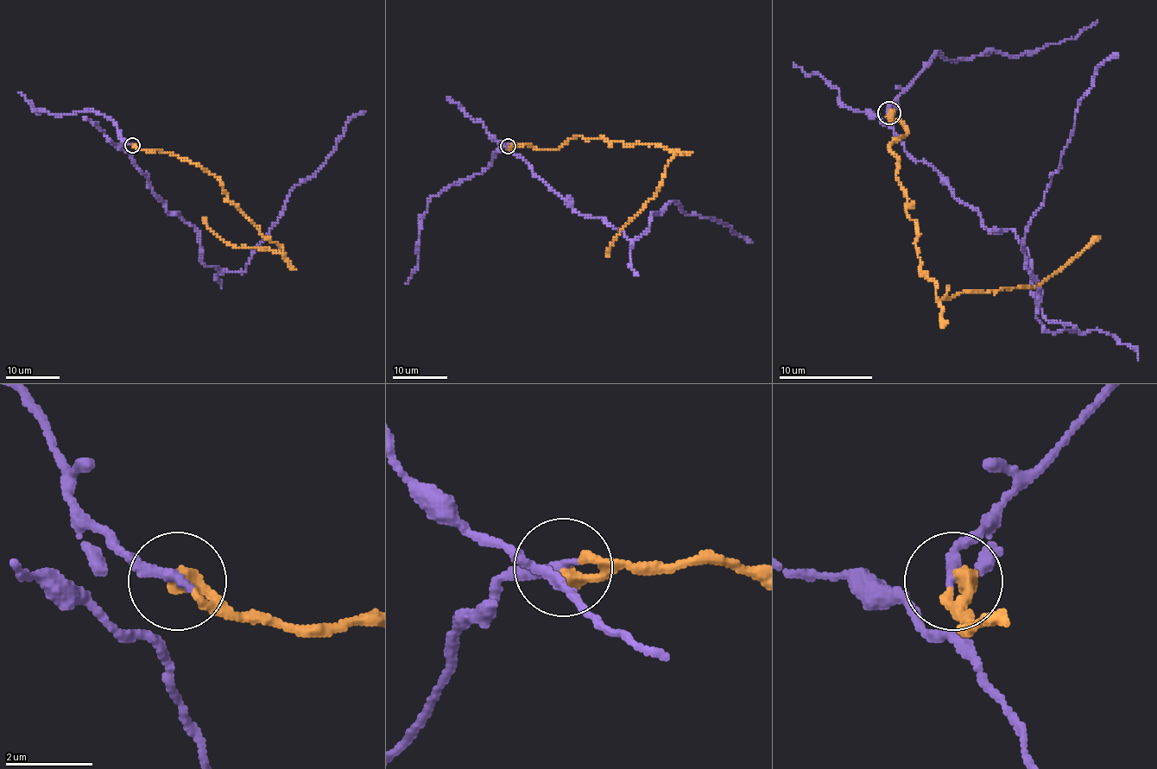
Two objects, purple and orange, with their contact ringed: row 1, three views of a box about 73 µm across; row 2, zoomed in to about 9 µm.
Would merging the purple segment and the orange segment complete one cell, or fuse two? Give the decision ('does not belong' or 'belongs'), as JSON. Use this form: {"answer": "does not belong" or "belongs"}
{"answer": "belongs"}

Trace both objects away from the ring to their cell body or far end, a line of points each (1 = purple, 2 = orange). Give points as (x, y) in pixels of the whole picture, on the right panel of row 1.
1: (889, 111), (905, 152), (1010, 229), (1030, 294), (1073, 330), (1036, 316), (1025, 229), (1078, 100), (1118, 55)
2: (889, 111), (908, 130), (891, 149), (919, 234), (921, 274), (938, 297), (1040, 286), (1100, 236)

